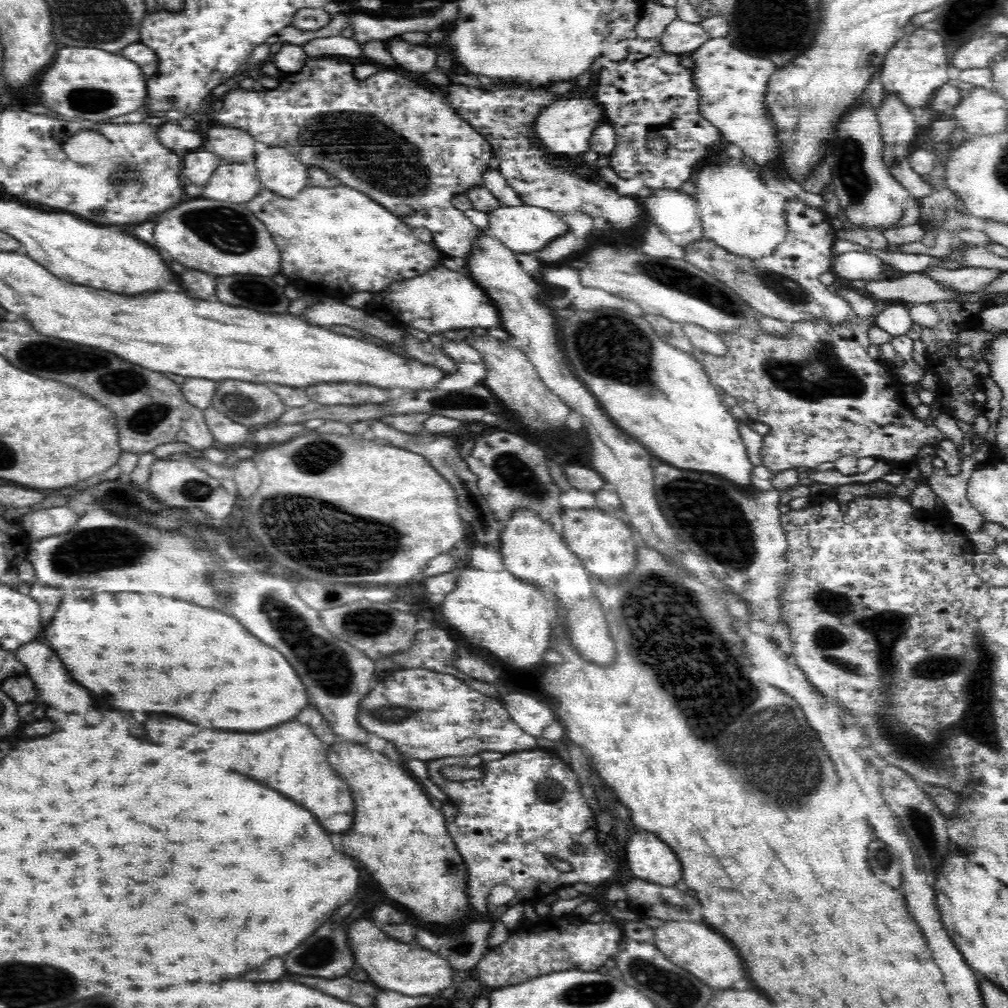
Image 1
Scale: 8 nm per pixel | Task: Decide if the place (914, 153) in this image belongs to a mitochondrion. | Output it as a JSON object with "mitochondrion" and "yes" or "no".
{"mitochondrion":"no"}

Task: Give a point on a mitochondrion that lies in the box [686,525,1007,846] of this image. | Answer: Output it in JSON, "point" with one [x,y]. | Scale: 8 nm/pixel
{"point":[908,740]}

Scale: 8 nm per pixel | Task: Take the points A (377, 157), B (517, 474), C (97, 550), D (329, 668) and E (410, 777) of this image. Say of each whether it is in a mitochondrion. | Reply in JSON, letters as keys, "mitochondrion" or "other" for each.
{"A":"mitochondrion","B":"mitochondrion","C":"mitochondrion","D":"mitochondrion","E":"other"}

